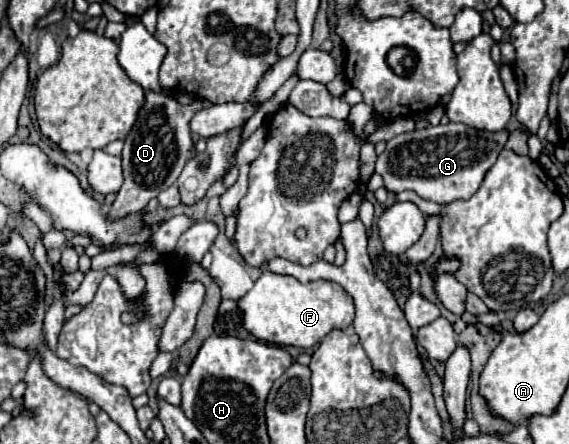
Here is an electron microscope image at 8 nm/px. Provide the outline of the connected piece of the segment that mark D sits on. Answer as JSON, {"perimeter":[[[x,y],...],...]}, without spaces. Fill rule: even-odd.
{"perimeter":[[[146,89],[144,91],[144,105],[138,111],[138,119],[134,127],[130,129],[128,137],[124,139],[124,151],[122,151],[122,173],[124,173],[124,185],[116,193],[116,201],[110,205],[106,217],[108,221],[124,219],[130,213],[136,213],[148,205],[152,197],[156,197],[162,189],[170,187],[176,179],[186,161],[190,159],[192,149],[192,131],[190,131],[190,119],[194,111],[206,107],[208,101],[196,101],[192,105],[180,105],[176,99]]]}

